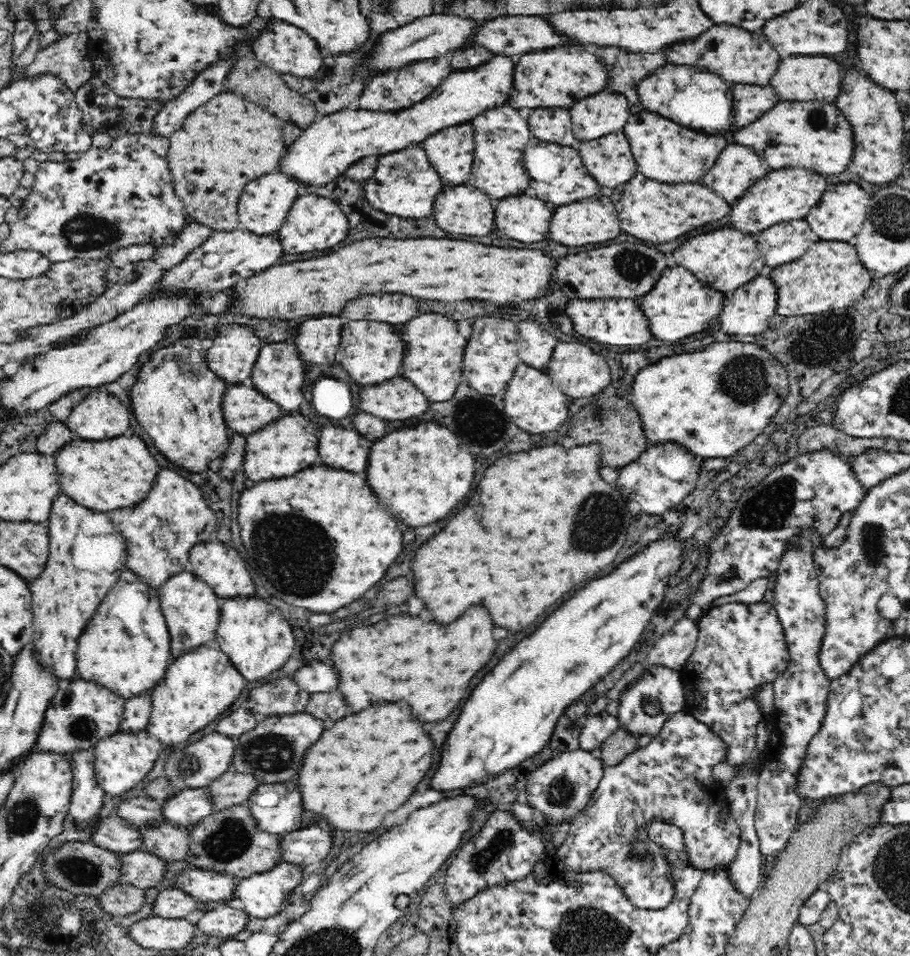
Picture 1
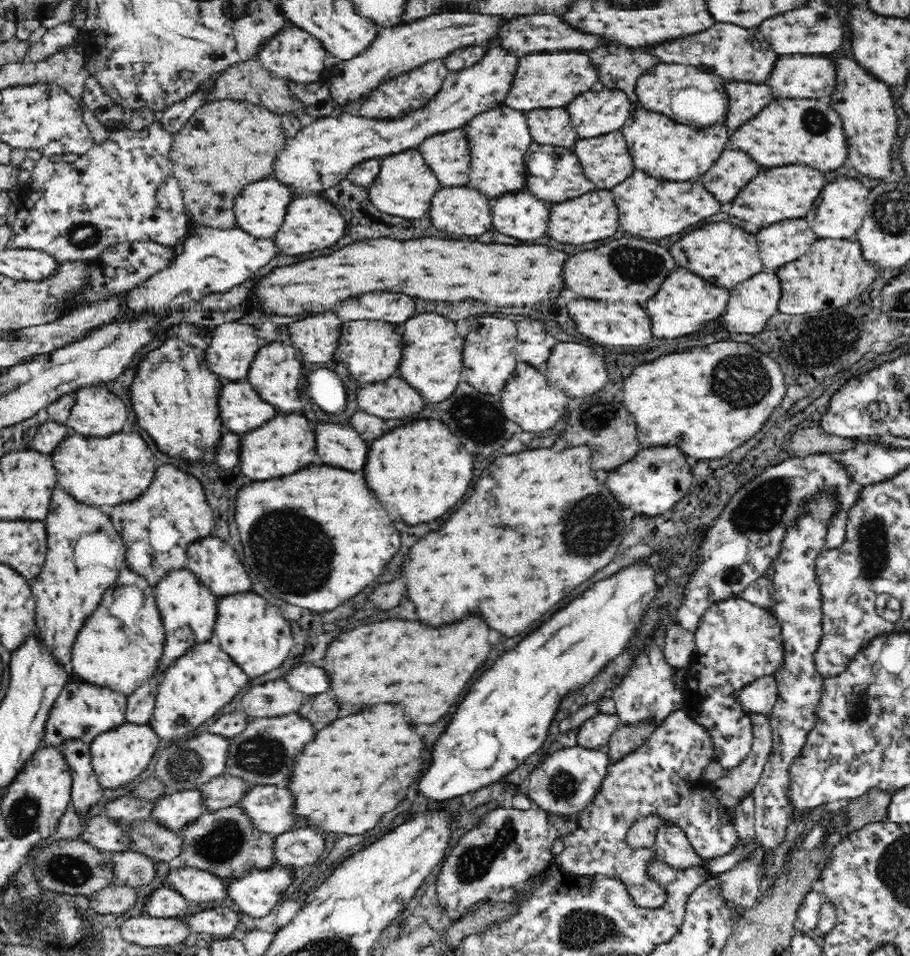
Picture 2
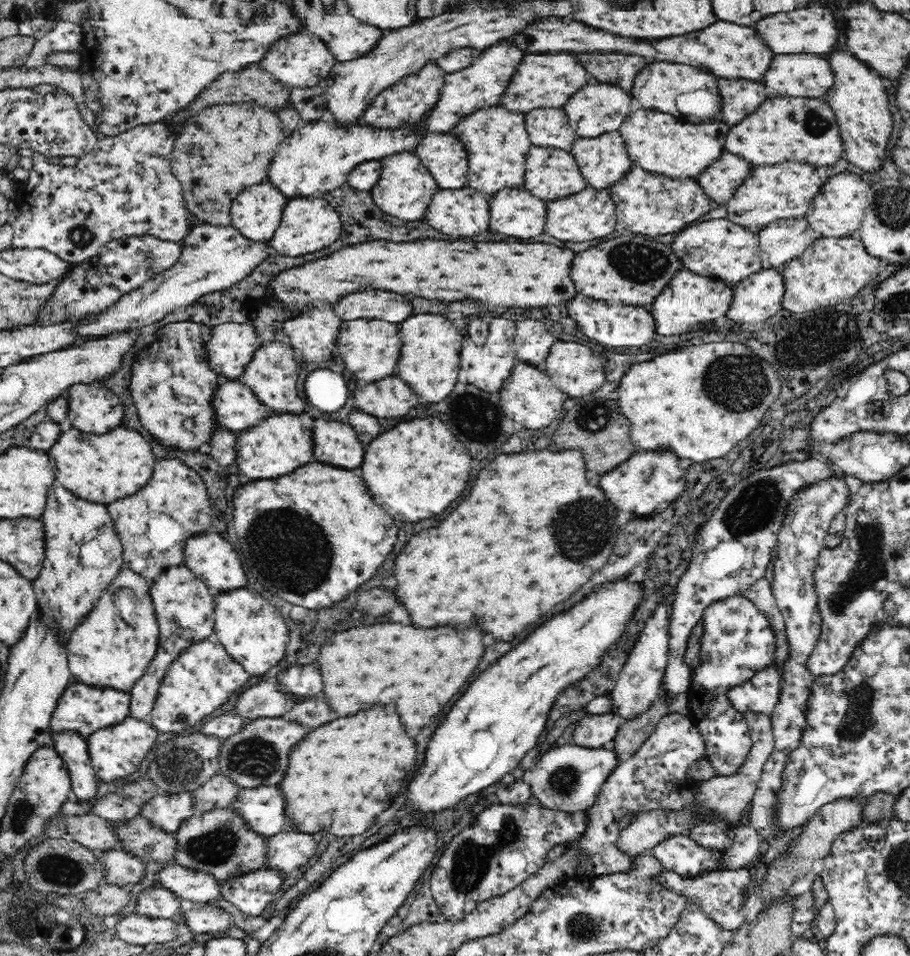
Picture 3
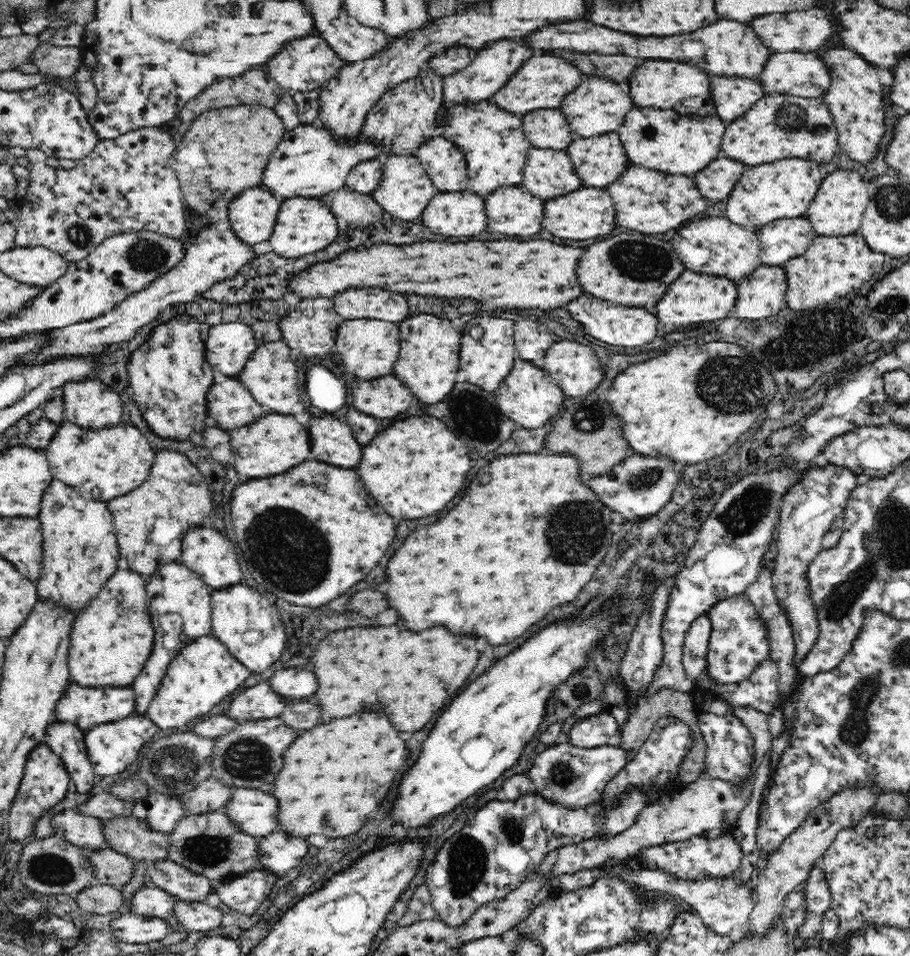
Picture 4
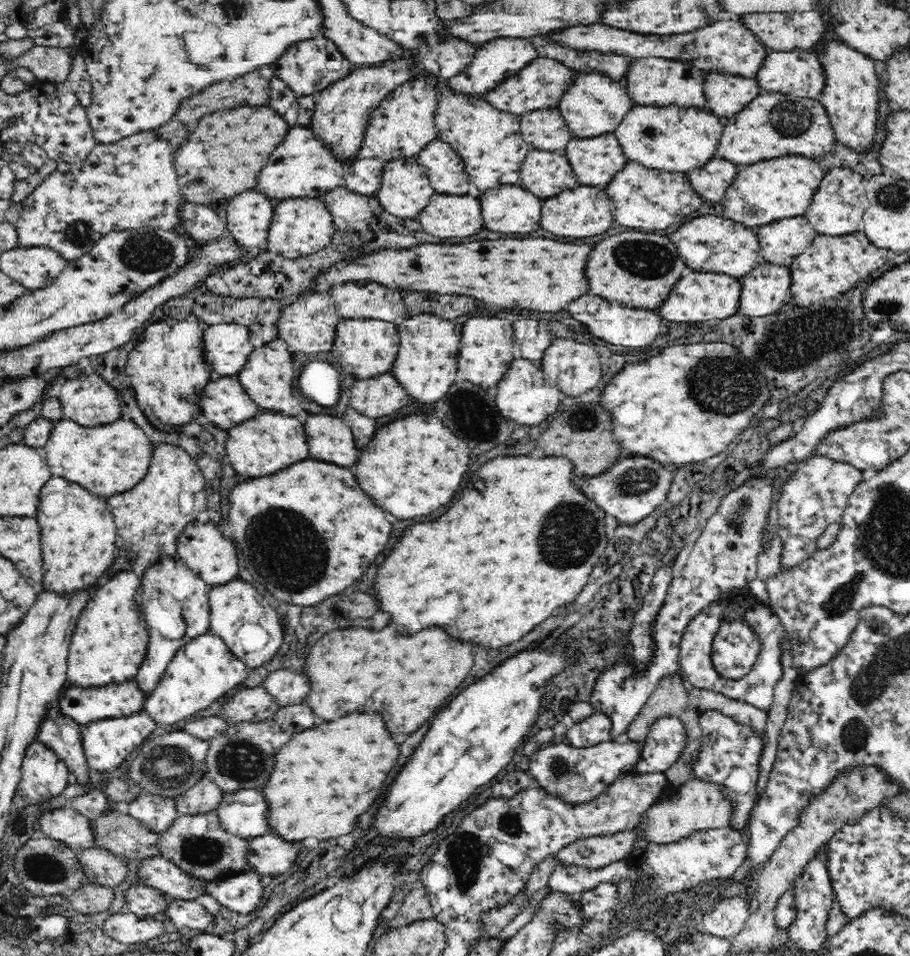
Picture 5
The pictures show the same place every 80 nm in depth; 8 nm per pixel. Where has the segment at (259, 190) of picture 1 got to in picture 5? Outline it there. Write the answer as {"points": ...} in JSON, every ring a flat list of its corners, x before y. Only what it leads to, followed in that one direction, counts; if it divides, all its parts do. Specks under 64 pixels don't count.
{"points":[[252,189,232,197,225,206,226,226,237,246,256,248,266,240,275,202]]}

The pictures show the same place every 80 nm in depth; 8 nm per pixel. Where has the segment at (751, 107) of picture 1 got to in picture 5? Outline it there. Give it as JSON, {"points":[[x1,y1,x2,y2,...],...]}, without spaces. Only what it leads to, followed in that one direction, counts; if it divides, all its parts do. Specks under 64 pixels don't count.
{"points":[[714,71,704,76,702,94,706,96,712,112,724,119,742,110,760,92,752,78]]}

